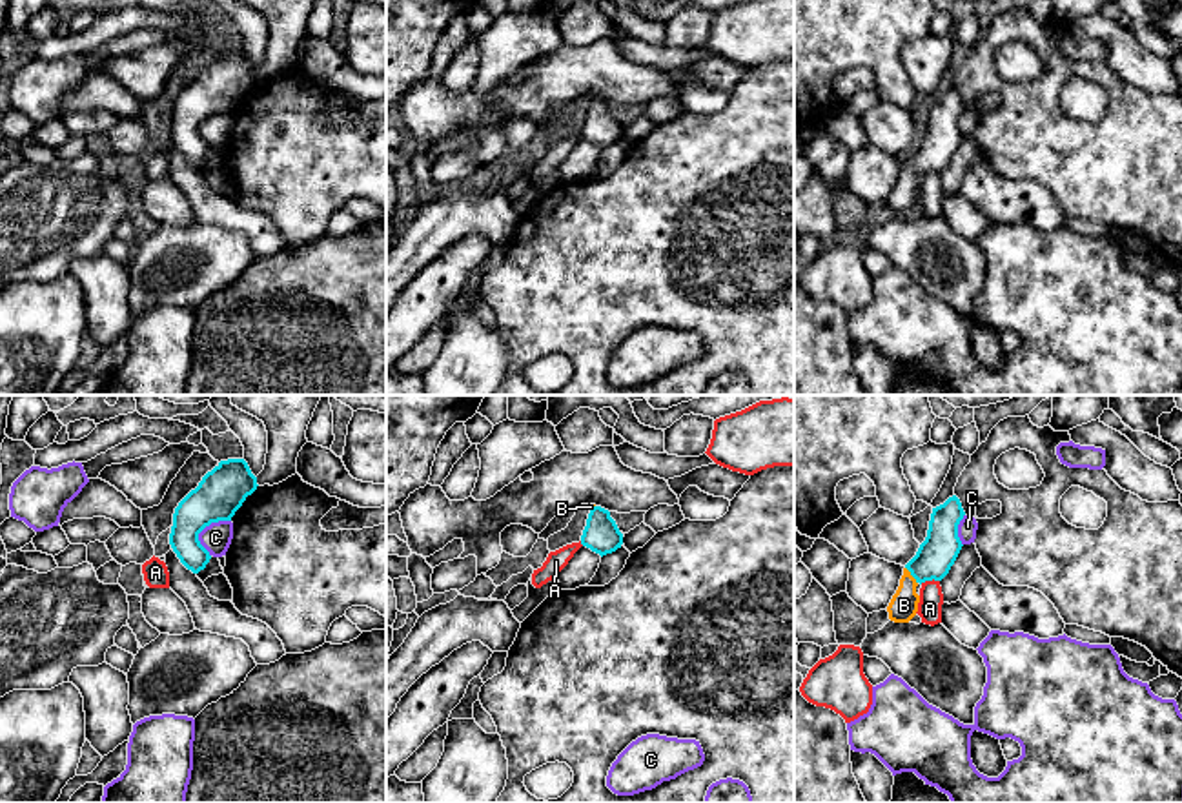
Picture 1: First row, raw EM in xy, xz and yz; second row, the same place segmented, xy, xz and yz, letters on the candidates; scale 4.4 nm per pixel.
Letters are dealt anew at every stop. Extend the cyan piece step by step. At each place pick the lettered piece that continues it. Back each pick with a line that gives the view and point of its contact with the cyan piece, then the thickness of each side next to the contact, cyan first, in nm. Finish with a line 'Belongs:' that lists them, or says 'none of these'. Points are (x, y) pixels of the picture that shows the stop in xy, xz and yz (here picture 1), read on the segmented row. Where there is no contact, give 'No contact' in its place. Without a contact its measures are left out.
B: Touches cyan at yz (911, 574). Thickness 170 nm (cyan) against 130 nm
Belongs: B

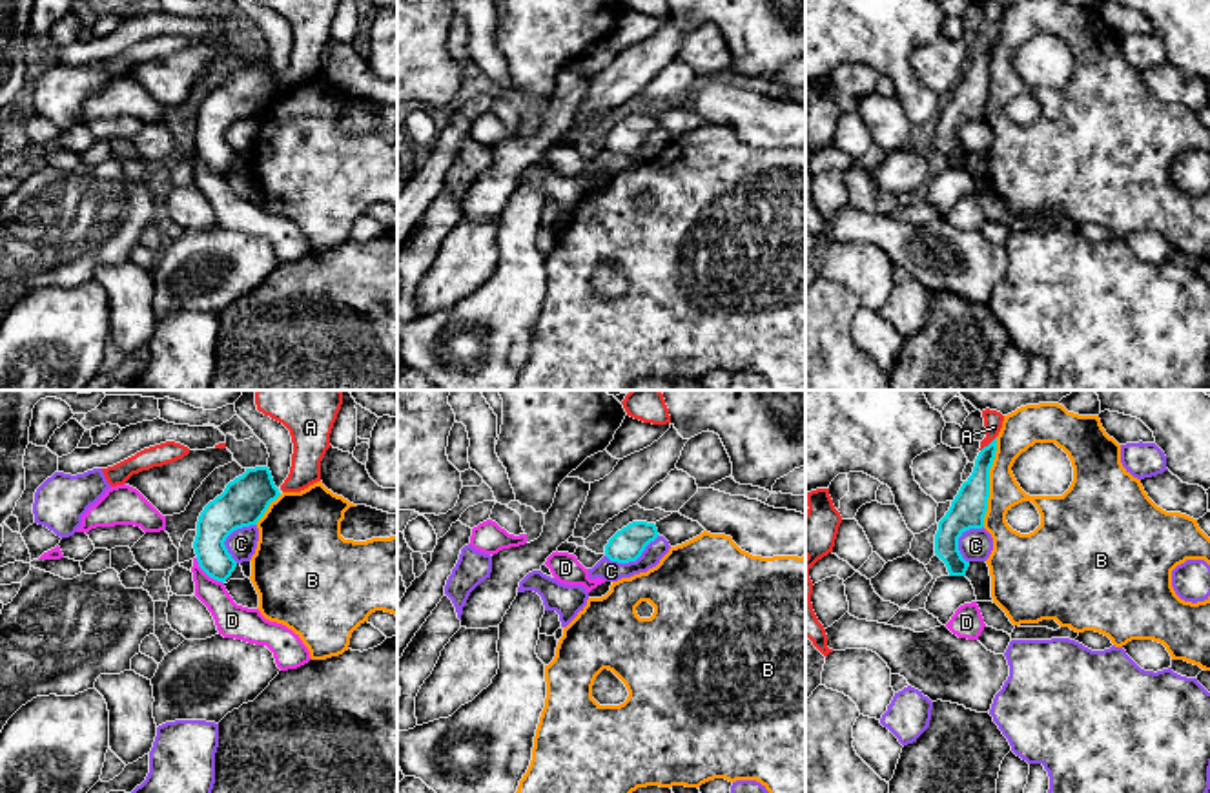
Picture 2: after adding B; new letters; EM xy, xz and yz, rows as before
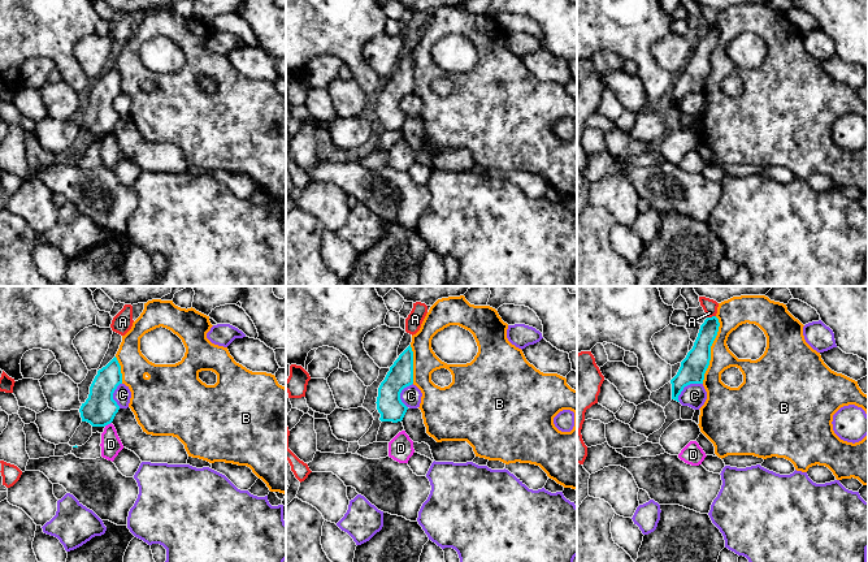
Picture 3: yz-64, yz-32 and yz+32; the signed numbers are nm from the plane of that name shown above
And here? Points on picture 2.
Belongs: none of these

